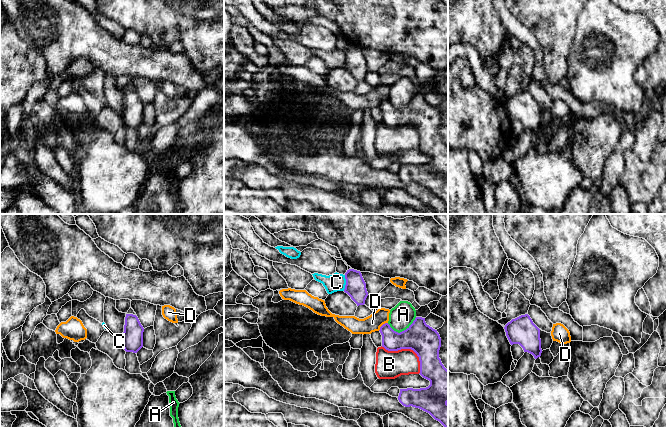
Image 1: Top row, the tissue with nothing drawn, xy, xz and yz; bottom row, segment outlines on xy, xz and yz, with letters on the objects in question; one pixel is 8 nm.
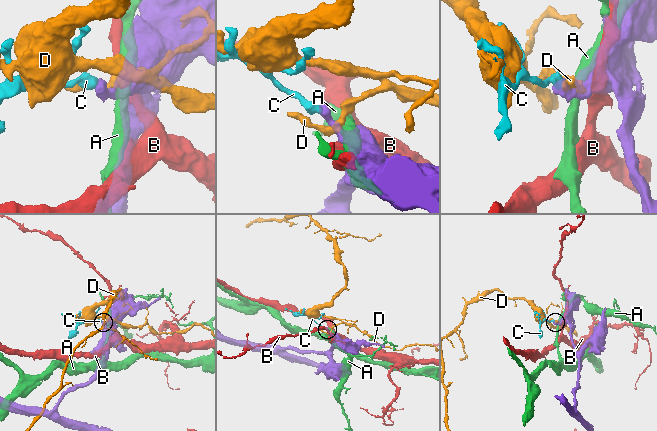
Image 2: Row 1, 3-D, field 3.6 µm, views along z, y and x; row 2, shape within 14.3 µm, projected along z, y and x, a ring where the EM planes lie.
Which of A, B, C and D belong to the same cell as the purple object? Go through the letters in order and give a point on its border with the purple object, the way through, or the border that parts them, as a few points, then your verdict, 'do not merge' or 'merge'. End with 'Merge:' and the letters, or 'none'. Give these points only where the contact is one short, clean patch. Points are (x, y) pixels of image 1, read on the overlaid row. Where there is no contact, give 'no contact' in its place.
A: xz (402, 331) | do not merge
B: xz (408, 348) | do not merge
C: xz (346, 283) | along xz (345, 275), (345, 288), (343, 290) | do not merge
D: xz (382, 325) | along xz (387, 322), (378, 330) | do not merge
Merge: none

